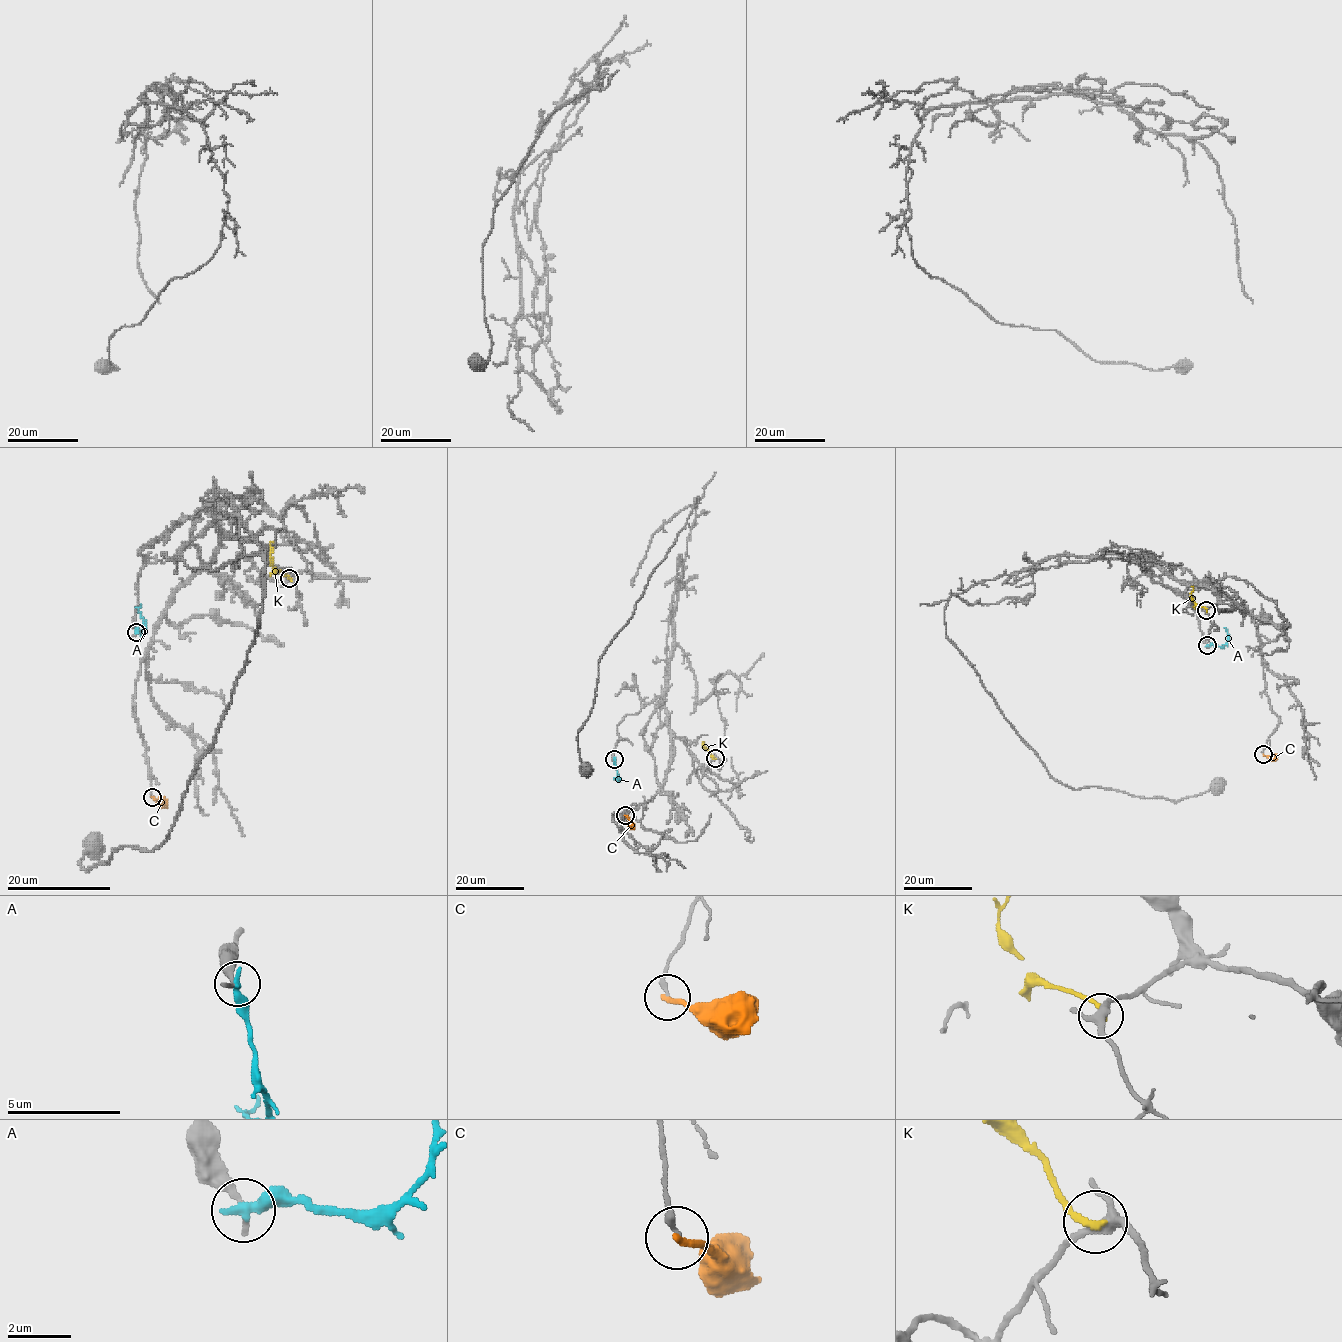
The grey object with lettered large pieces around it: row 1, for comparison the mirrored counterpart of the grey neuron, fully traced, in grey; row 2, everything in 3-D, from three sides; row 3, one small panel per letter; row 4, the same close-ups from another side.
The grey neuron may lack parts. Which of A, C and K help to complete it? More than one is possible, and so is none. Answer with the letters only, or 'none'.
none

